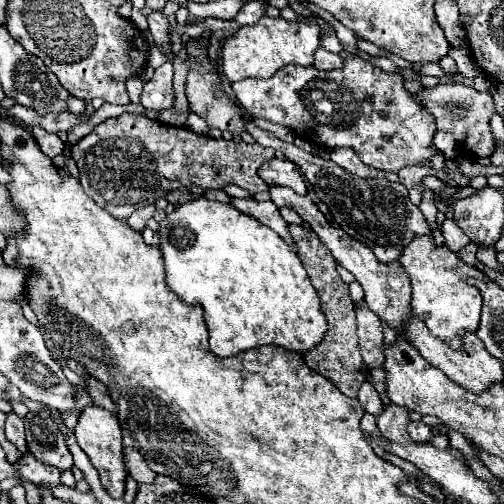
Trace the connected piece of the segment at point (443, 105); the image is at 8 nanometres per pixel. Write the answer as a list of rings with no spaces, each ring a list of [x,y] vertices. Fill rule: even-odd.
[[[450,82],[450,84],[432,86],[432,88],[422,88],[420,92],[412,94],[412,98],[434,116],[438,130],[444,130],[456,136],[460,148],[470,158],[474,160],[490,158],[496,152],[496,138],[490,128],[490,118],[496,114],[496,110],[494,110],[492,96],[488,92],[478,92],[472,86]]]

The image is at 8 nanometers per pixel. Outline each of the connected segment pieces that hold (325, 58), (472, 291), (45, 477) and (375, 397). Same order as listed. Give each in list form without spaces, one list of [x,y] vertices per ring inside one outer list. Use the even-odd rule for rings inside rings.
[[[318,48],[316,54],[314,54],[314,66],[318,70],[332,70],[332,68],[342,68],[344,66],[344,60],[338,56],[338,54],[332,54],[324,48]]]
[[[414,236],[398,262],[404,264],[412,284],[412,314],[424,320],[434,336],[446,340],[452,348],[462,348],[462,336],[466,330],[478,328],[482,308],[480,290],[464,282],[466,276],[476,274],[472,264],[464,264],[458,252],[452,252],[446,244],[436,246],[432,236]]]
[[[24,456],[16,462],[16,468],[18,472],[34,482],[34,484],[50,484],[50,486],[60,486],[60,470],[48,466],[48,464],[42,464],[38,462],[34,456]]]
[[[366,380],[362,386],[360,386],[360,390],[358,390],[358,400],[360,400],[360,404],[362,404],[362,408],[368,412],[368,414],[374,414],[374,416],[378,416],[382,410],[382,400],[380,400],[380,394],[374,390],[374,386]]]

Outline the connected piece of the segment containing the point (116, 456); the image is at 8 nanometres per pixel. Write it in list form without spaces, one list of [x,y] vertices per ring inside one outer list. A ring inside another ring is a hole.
[[[86,406],[78,418],[78,426],[76,426],[74,434],[76,434],[80,448],[88,454],[92,466],[98,470],[100,482],[106,488],[106,492],[112,498],[122,498],[124,480],[128,474],[126,474],[124,462],[122,462],[122,448],[124,446],[122,446],[122,430],[120,430],[118,418],[100,406]]]

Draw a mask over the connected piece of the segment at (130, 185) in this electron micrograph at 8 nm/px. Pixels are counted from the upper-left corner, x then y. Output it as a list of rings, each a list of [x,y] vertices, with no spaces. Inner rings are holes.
[[[122,114],[118,118],[108,118],[98,124],[88,136],[72,144],[72,158],[80,170],[80,184],[84,192],[106,212],[110,212],[118,220],[128,220],[128,216],[146,204],[154,204],[154,196],[164,196],[170,190],[196,184],[200,188],[222,188],[224,184],[236,184],[246,188],[250,194],[268,190],[258,176],[258,168],[274,158],[274,148],[264,148],[260,144],[246,144],[234,140],[214,140],[204,134],[196,134],[186,126],[166,126],[156,120],[150,120],[142,114]]]

